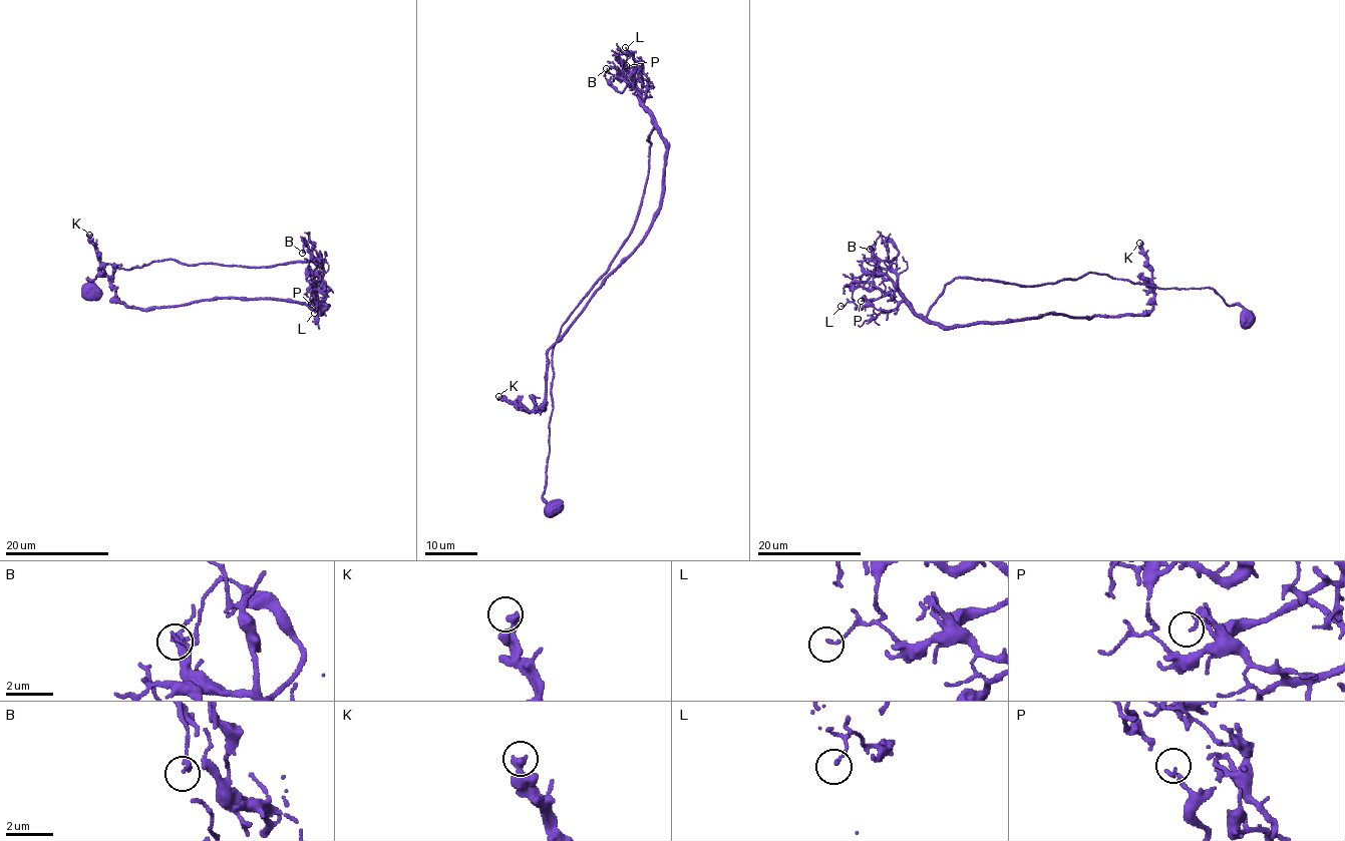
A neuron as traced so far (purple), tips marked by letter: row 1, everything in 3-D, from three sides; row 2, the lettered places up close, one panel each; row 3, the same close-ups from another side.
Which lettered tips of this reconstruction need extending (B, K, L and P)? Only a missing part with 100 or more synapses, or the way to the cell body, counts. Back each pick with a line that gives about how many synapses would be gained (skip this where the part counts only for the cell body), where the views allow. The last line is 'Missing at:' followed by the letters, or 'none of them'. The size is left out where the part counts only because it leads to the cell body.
Missing at: none of them

